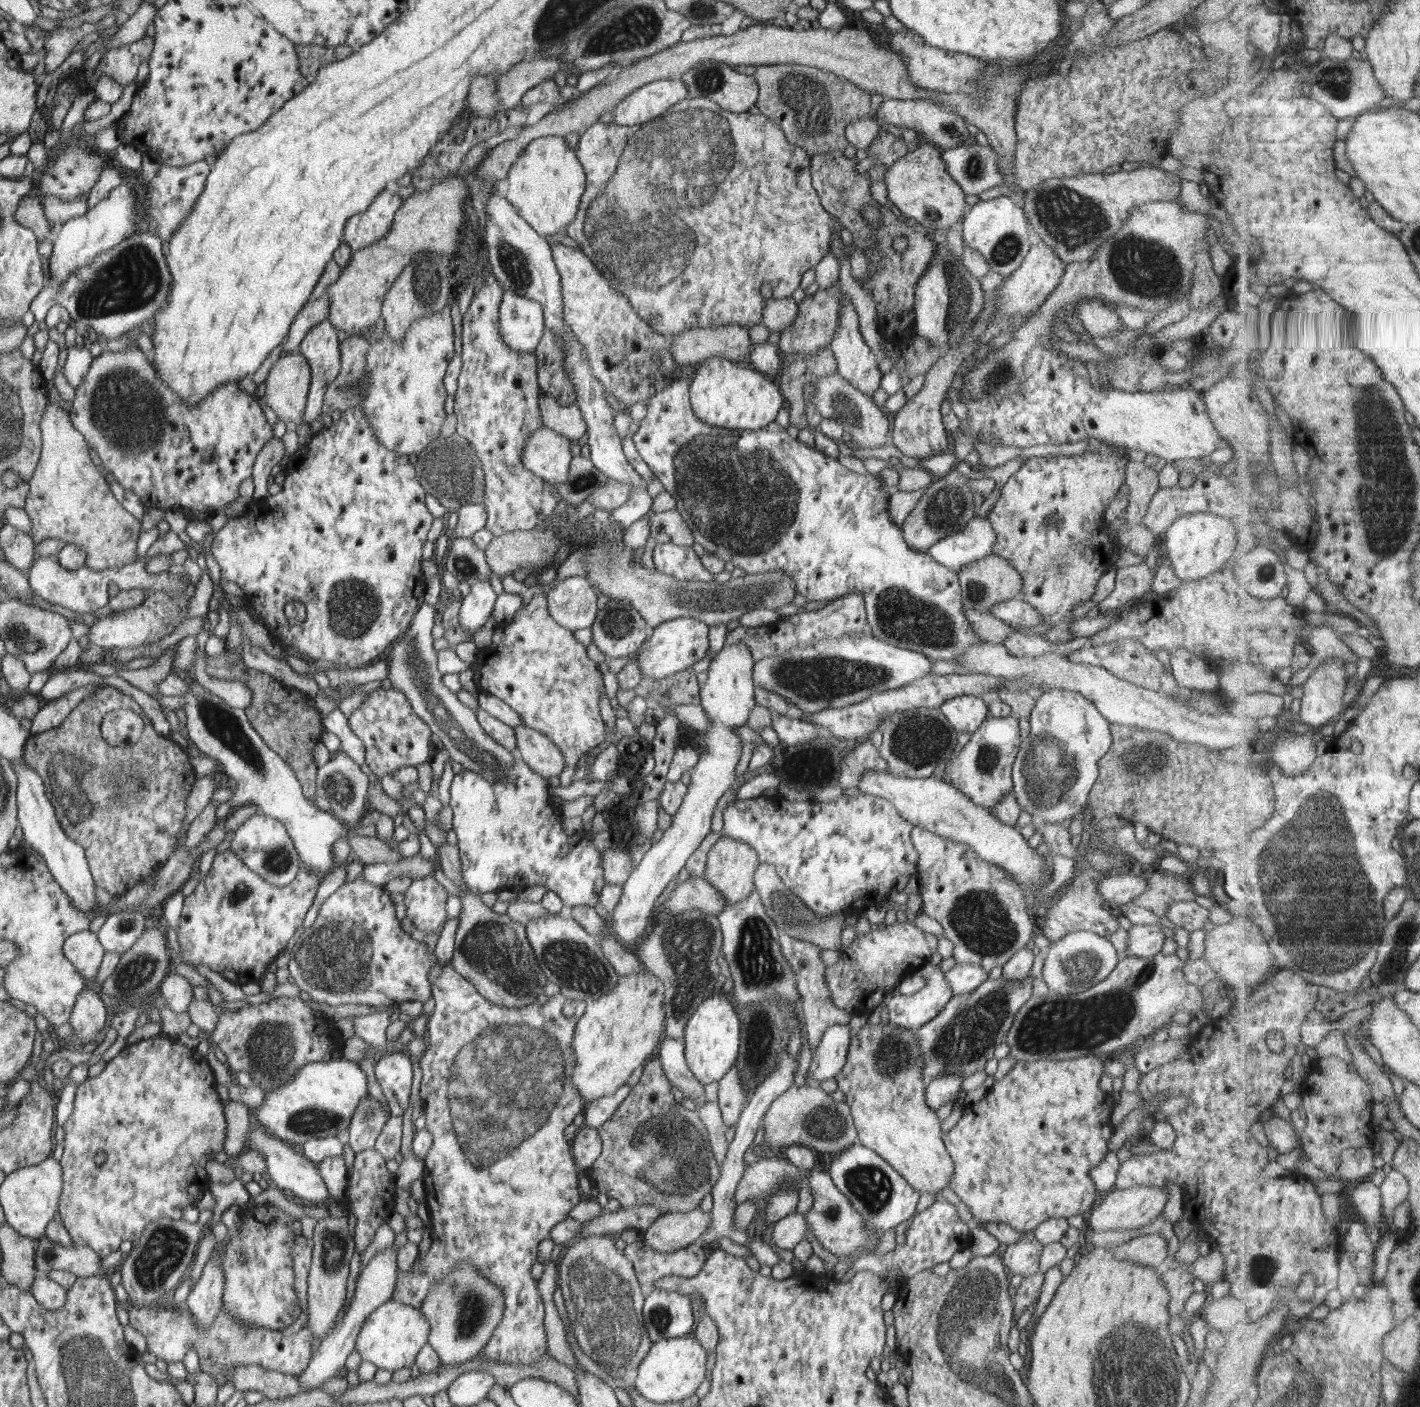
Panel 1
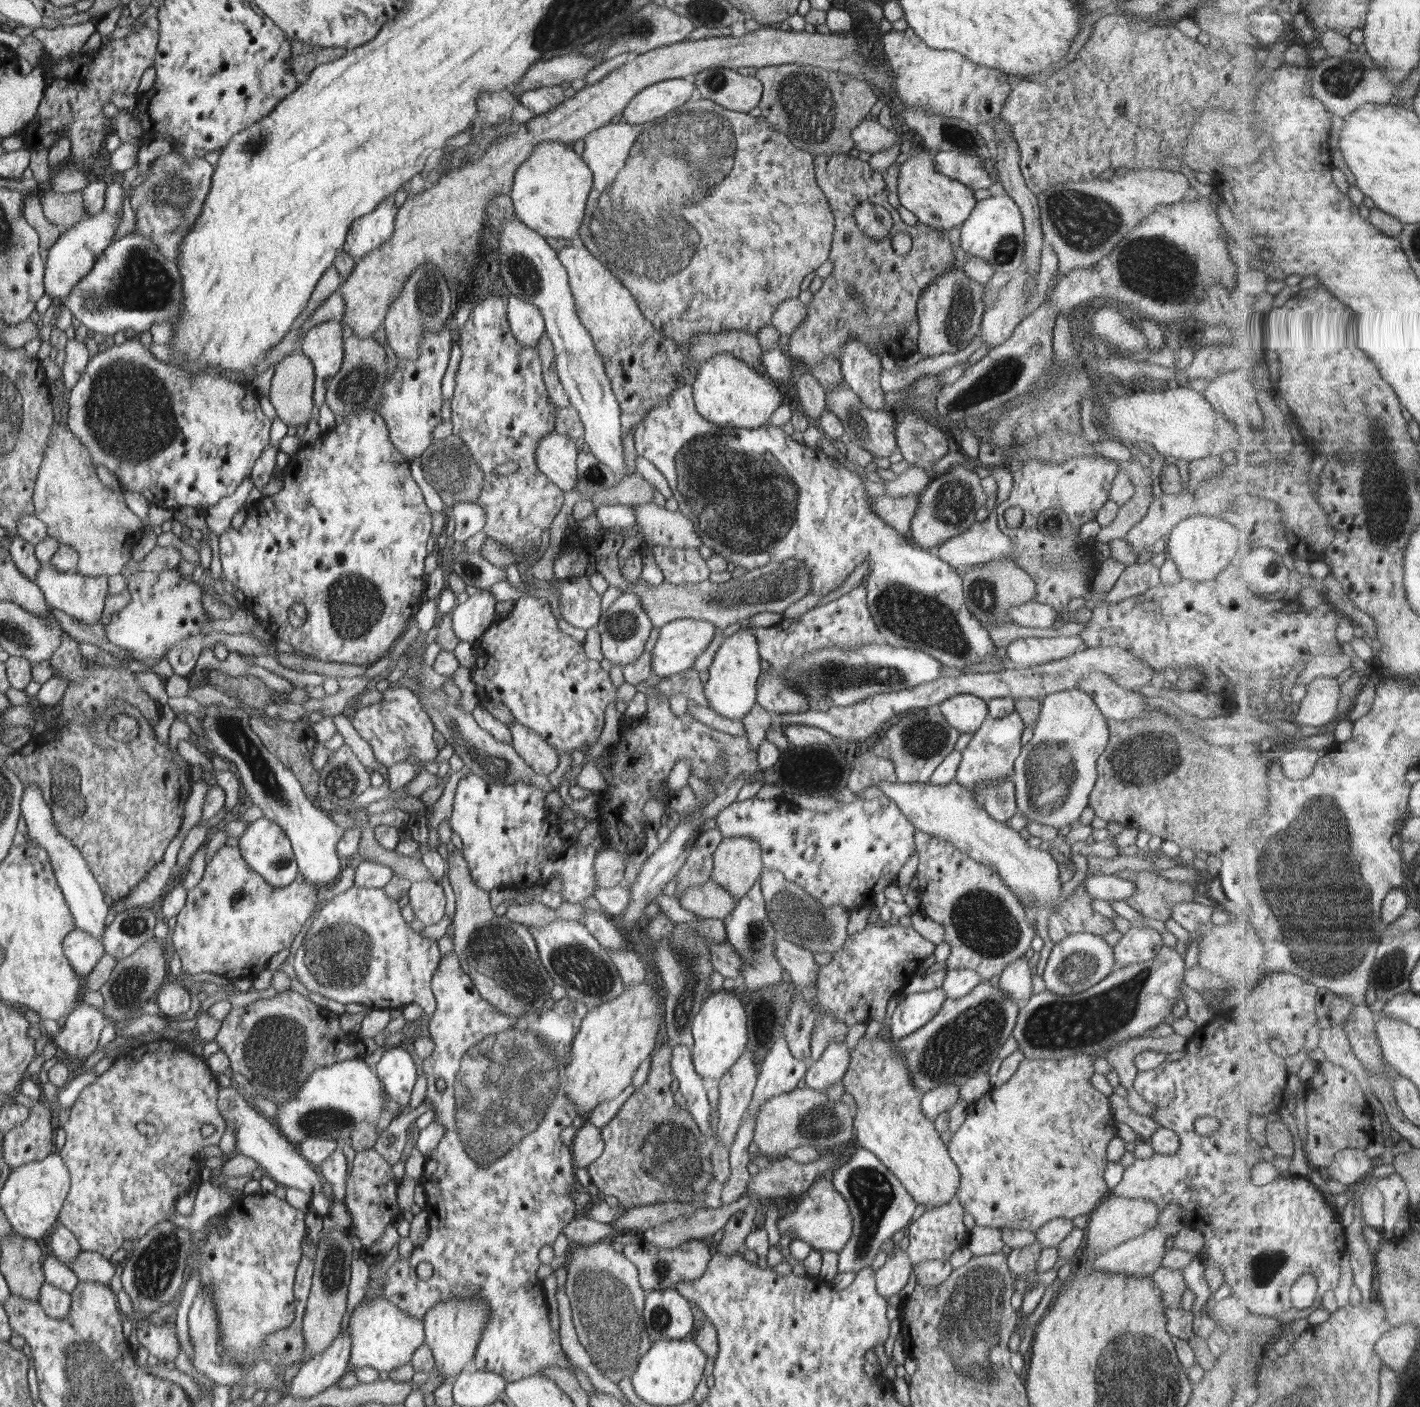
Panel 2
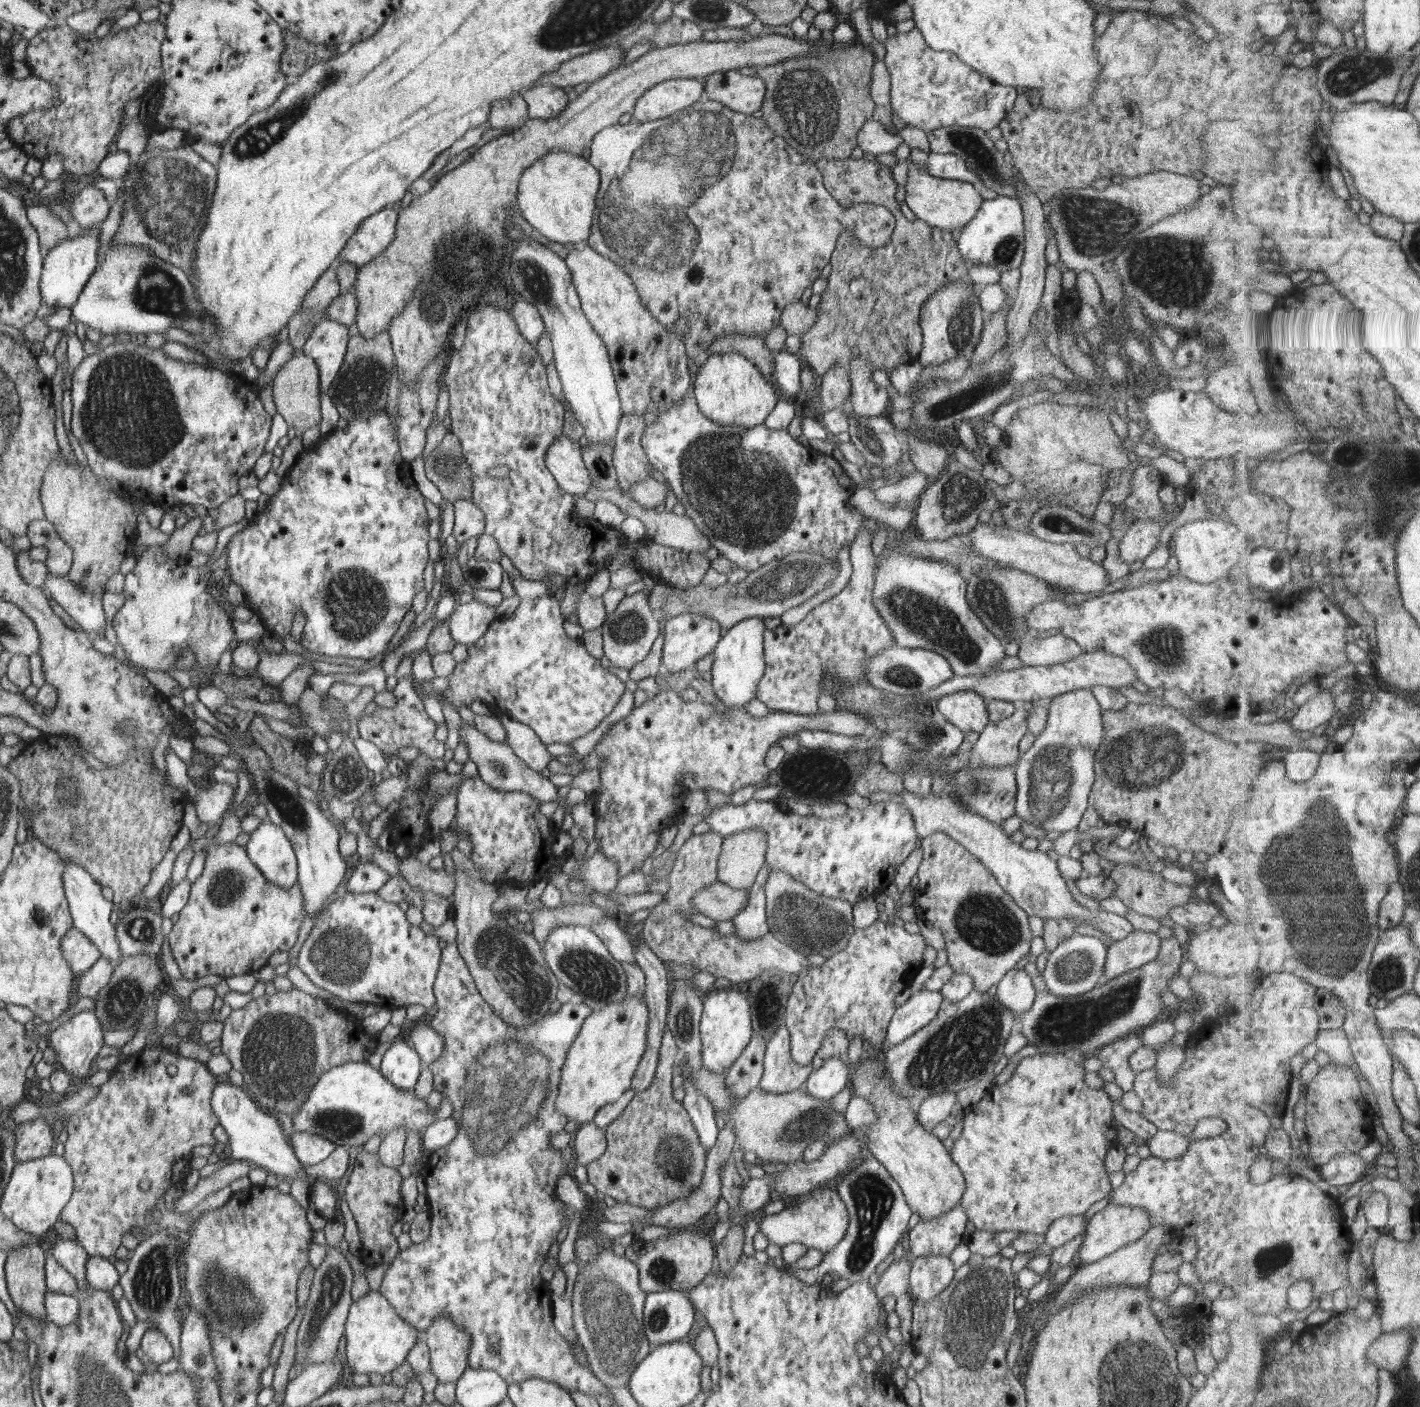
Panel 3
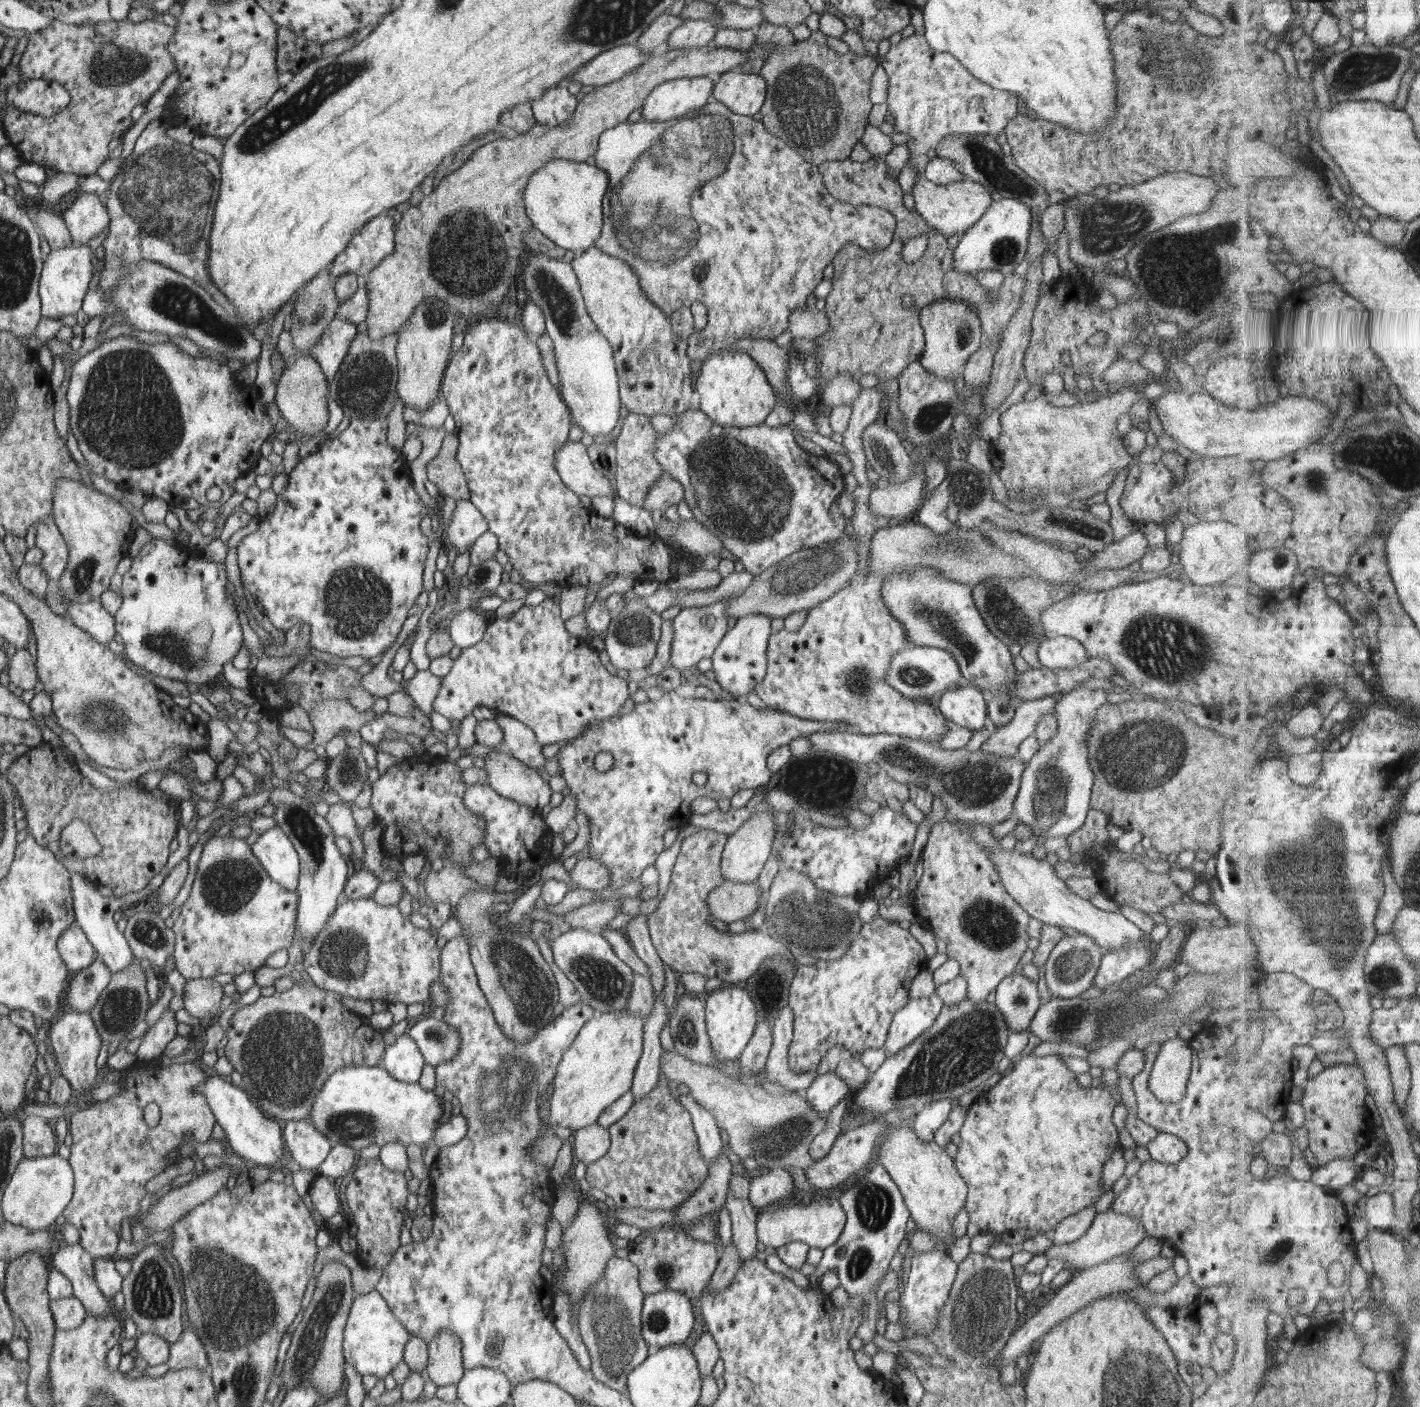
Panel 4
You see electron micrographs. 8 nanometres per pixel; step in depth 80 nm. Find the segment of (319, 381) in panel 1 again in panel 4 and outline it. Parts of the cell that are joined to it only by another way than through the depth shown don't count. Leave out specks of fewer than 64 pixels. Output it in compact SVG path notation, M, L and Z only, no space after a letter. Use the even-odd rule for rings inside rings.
M334 319L321 334L321 339L309 350L327 376L328 382L336 376L352 340L356 336L356 323L348 319Z

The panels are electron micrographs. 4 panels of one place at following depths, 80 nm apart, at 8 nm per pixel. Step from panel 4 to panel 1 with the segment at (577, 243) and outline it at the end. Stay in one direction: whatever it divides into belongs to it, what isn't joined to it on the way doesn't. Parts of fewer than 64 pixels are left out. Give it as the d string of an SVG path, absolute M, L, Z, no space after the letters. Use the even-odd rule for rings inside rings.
M564 137L536 138L528 143L528 146L524 146L524 151L520 153L520 157L512 163L504 182L503 192L507 202L516 208L517 213L540 236L546 237L550 234L566 232L567 226L576 218L580 199L582 199L586 187L586 176L584 168L580 166L575 150L570 148L570 144Z

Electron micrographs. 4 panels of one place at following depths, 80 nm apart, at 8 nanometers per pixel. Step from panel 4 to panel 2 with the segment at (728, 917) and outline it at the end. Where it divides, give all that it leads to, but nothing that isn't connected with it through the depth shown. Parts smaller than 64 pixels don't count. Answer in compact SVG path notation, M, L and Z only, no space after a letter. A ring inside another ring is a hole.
M712 879L702 884L692 884L680 897L682 908L703 918L726 918L739 900L732 898L731 892L718 886Z

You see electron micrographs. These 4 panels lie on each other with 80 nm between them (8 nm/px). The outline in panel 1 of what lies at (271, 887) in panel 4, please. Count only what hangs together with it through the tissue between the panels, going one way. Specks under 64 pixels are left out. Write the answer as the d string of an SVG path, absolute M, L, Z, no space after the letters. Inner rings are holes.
M227 850L214 857L211 868L200 880L196 890L186 896L177 928L178 944L183 962L190 966L206 964L213 971L219 972L226 980L237 985L256 984L268 970L270 962L280 954L280 950L290 942L296 930L302 926L306 912L309 912L318 884L322 878L315 872L305 869L291 882L291 885L278 887L250 870L237 854Z

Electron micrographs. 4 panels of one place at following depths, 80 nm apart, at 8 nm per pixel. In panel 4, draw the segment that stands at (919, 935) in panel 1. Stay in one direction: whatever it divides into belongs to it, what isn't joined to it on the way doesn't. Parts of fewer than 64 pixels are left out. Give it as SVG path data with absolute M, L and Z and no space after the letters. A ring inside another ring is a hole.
M876 915L870 922L861 925L860 934L851 942L848 950L837 959L817 959L812 965L797 964L797 970L790 984L789 1005L796 1016L794 1035L788 1045L789 1069L796 1074L817 1068L823 1056L835 1045L847 1048L851 1054L862 1054L865 1048L879 1048L885 1044L887 1034L898 1010L909 1001L910 984L918 973L927 969L929 959L920 942L909 929L901 928L897 922Z

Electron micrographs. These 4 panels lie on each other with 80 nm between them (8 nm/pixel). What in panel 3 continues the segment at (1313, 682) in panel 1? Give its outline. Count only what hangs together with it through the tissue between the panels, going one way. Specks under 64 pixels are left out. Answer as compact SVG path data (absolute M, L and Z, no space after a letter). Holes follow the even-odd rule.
M1320 686L1318 696L1310 699L1302 706L1301 711L1293 718L1297 730L1311 731L1328 725L1336 714L1336 700L1332 696L1332 688Z

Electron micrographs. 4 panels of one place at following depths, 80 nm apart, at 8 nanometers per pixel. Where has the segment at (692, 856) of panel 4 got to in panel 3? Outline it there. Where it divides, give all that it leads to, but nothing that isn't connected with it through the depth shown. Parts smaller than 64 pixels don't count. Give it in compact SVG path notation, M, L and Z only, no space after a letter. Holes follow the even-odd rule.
M714 831L691 835L677 852L677 856L667 874L670 890L665 901L650 909L649 916L643 921L643 937L652 952L661 961L677 962L695 966L700 972L708 971L717 978L727 978L734 982L746 982L759 975L762 970L784 970L798 977L810 966L806 955L788 943L777 939L771 931L753 941L741 939L735 933L726 936L712 927L702 927L685 919L683 912L697 912L691 903L692 897L702 889L718 881L718 859L721 853L723 836Z

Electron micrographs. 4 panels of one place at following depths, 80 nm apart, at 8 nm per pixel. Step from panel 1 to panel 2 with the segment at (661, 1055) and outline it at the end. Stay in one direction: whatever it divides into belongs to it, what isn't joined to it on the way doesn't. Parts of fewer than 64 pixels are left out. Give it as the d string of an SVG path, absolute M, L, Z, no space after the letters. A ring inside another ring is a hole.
M681 1044L672 1047L671 1069L674 1077L680 1084L679 1090L686 1099L688 1112L694 1118L698 1129L704 1133L704 1137L712 1140L712 1128L710 1128L710 1100L703 1086L703 1078L696 1072L691 1058L692 1049Z

